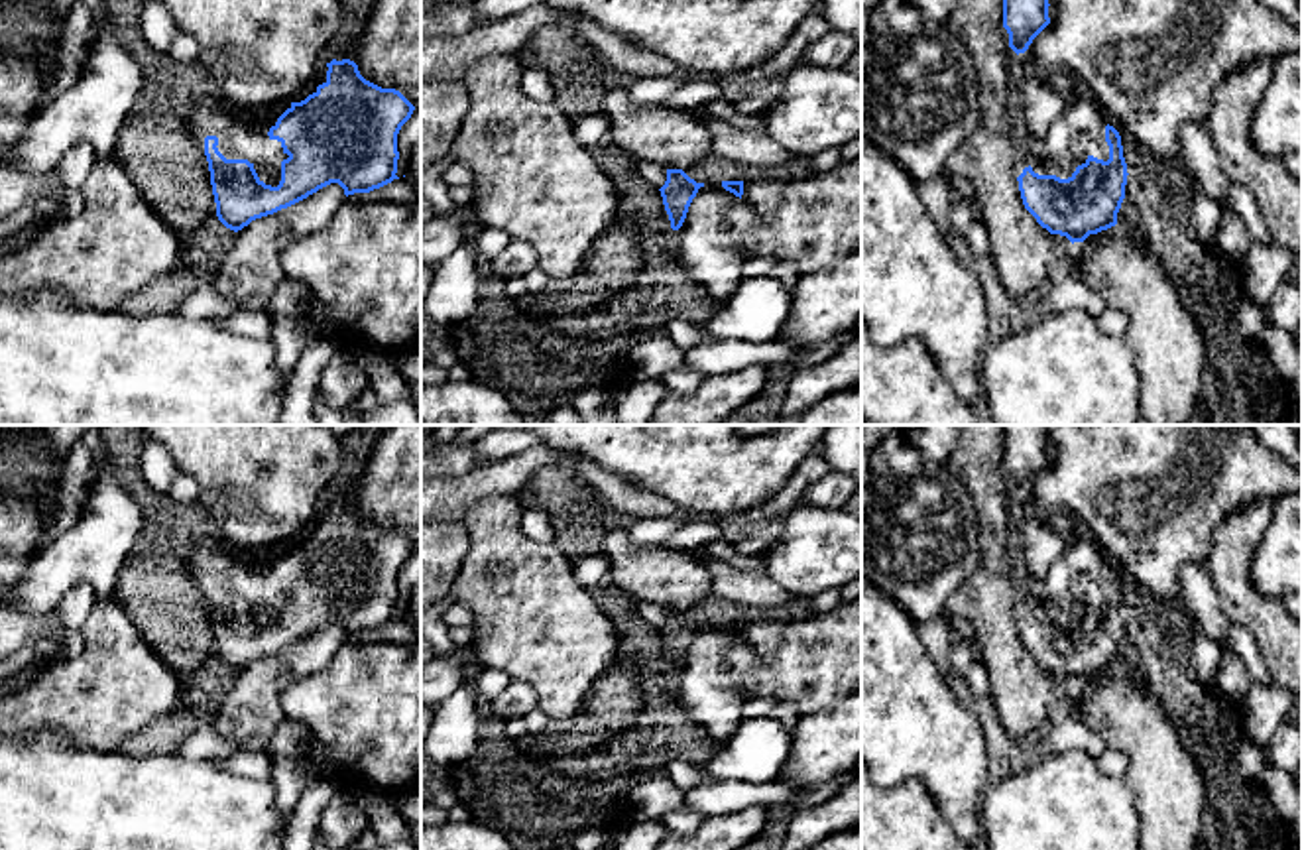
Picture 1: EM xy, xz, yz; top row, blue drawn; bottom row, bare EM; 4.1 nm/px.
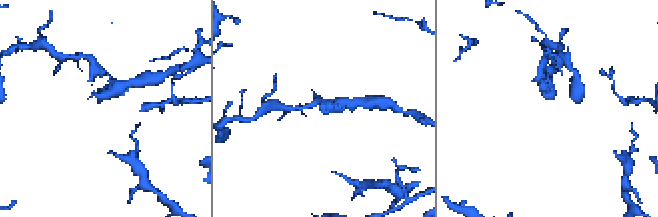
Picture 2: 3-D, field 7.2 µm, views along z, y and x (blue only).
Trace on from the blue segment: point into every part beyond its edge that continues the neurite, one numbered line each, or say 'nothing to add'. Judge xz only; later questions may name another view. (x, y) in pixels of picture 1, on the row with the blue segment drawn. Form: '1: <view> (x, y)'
nothing to add

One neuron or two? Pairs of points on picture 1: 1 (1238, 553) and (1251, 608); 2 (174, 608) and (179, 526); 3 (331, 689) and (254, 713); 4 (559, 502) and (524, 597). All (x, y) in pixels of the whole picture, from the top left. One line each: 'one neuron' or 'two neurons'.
1: one neuron
2: one neuron
3: two neurons
4: two neurons

